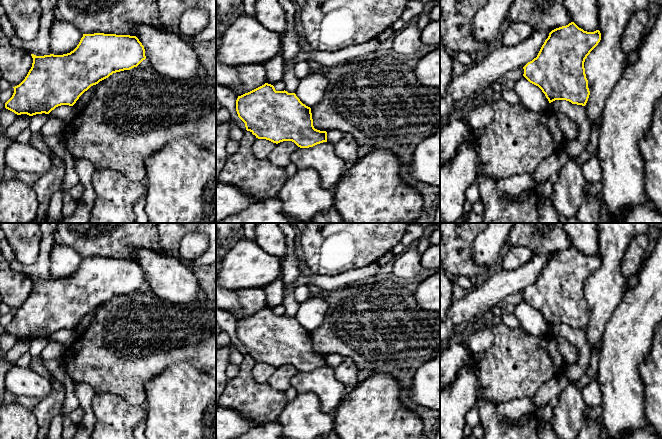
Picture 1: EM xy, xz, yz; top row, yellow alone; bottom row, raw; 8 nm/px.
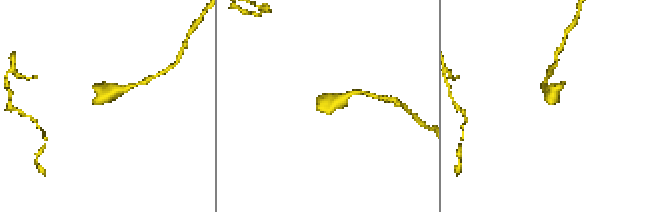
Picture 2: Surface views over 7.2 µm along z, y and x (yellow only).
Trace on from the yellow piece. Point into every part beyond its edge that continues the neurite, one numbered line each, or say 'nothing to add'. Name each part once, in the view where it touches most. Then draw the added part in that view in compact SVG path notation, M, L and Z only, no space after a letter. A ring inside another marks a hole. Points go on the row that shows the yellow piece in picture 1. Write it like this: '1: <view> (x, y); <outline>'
nothing to add

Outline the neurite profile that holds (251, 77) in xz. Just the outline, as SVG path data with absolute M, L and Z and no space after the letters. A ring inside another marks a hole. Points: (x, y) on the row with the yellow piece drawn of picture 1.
M263 64L236 67L244 92L248 93L266 83Z

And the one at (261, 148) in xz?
M256 139L252 145L253 155L257 159L265 160L268 158L269 154L275 148L276 143L273 143L266 139Z

